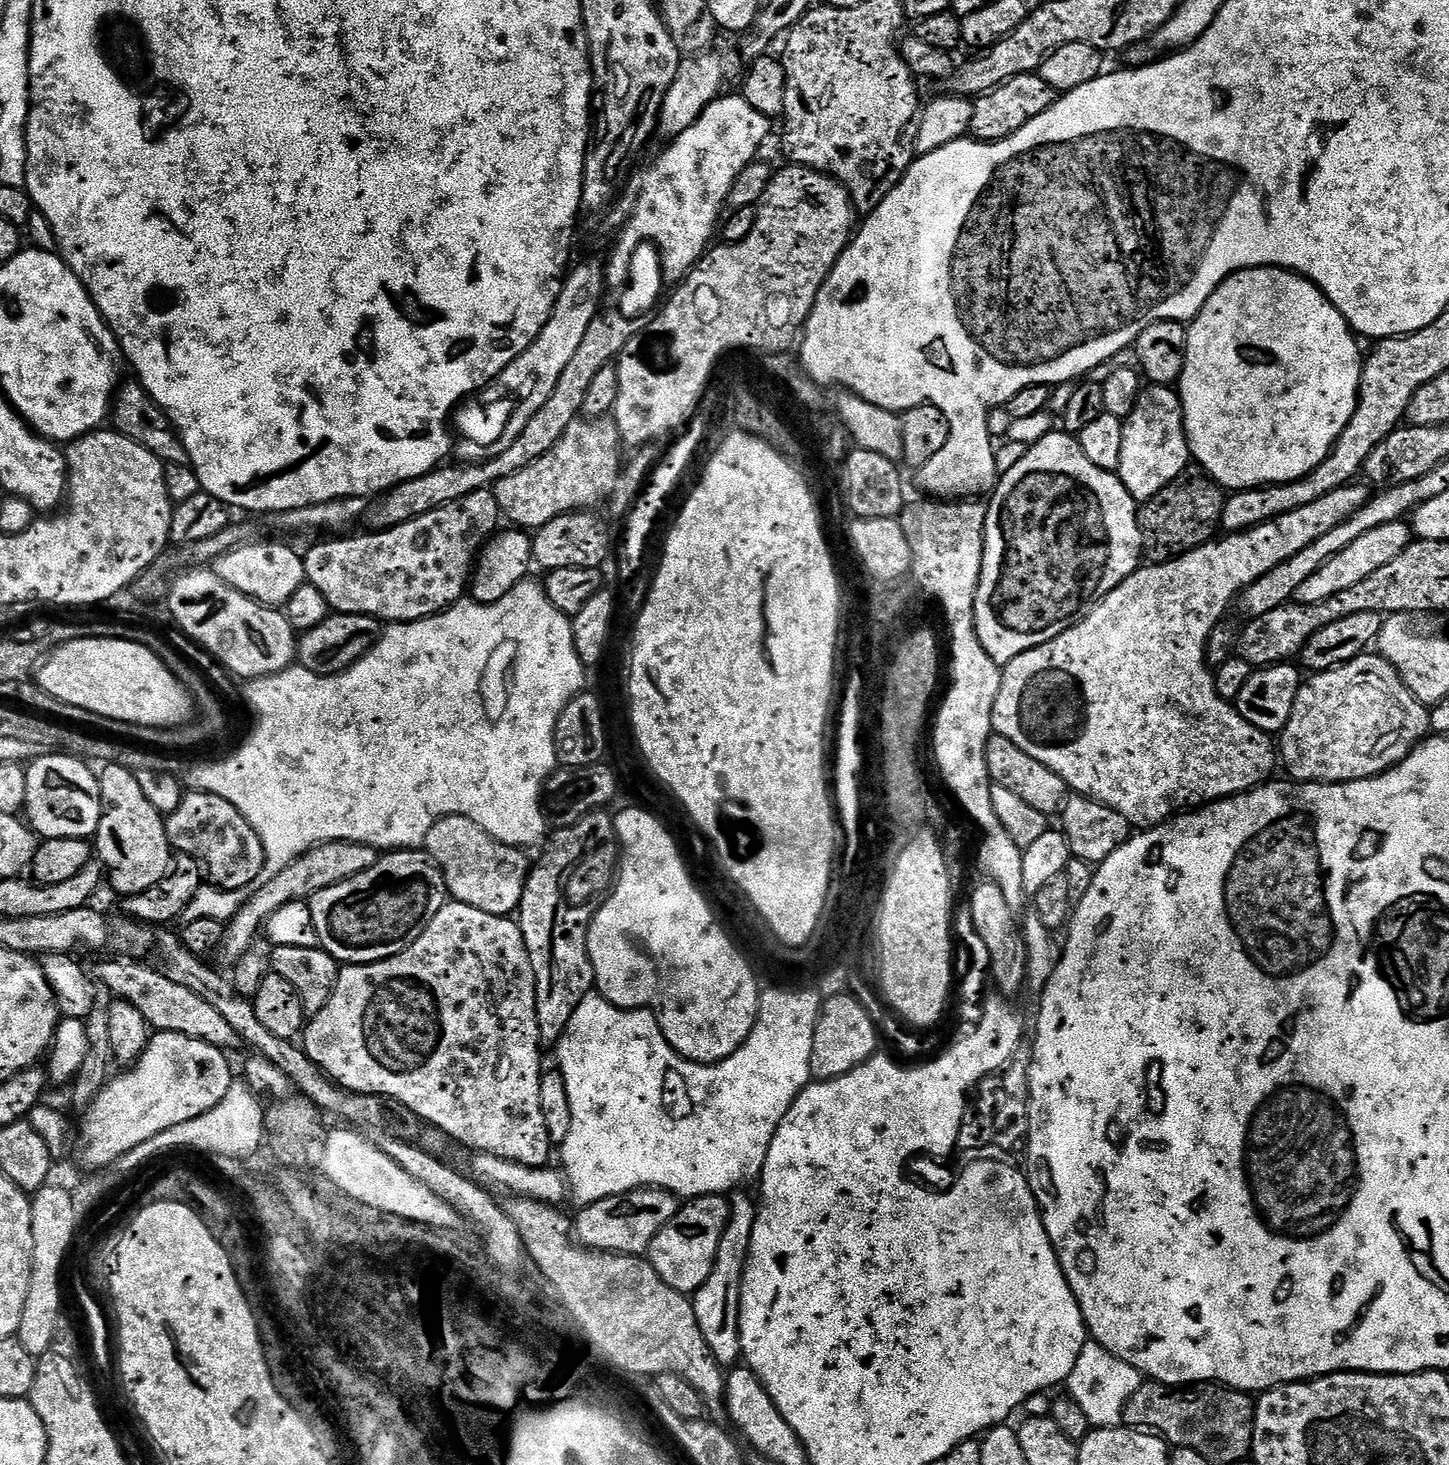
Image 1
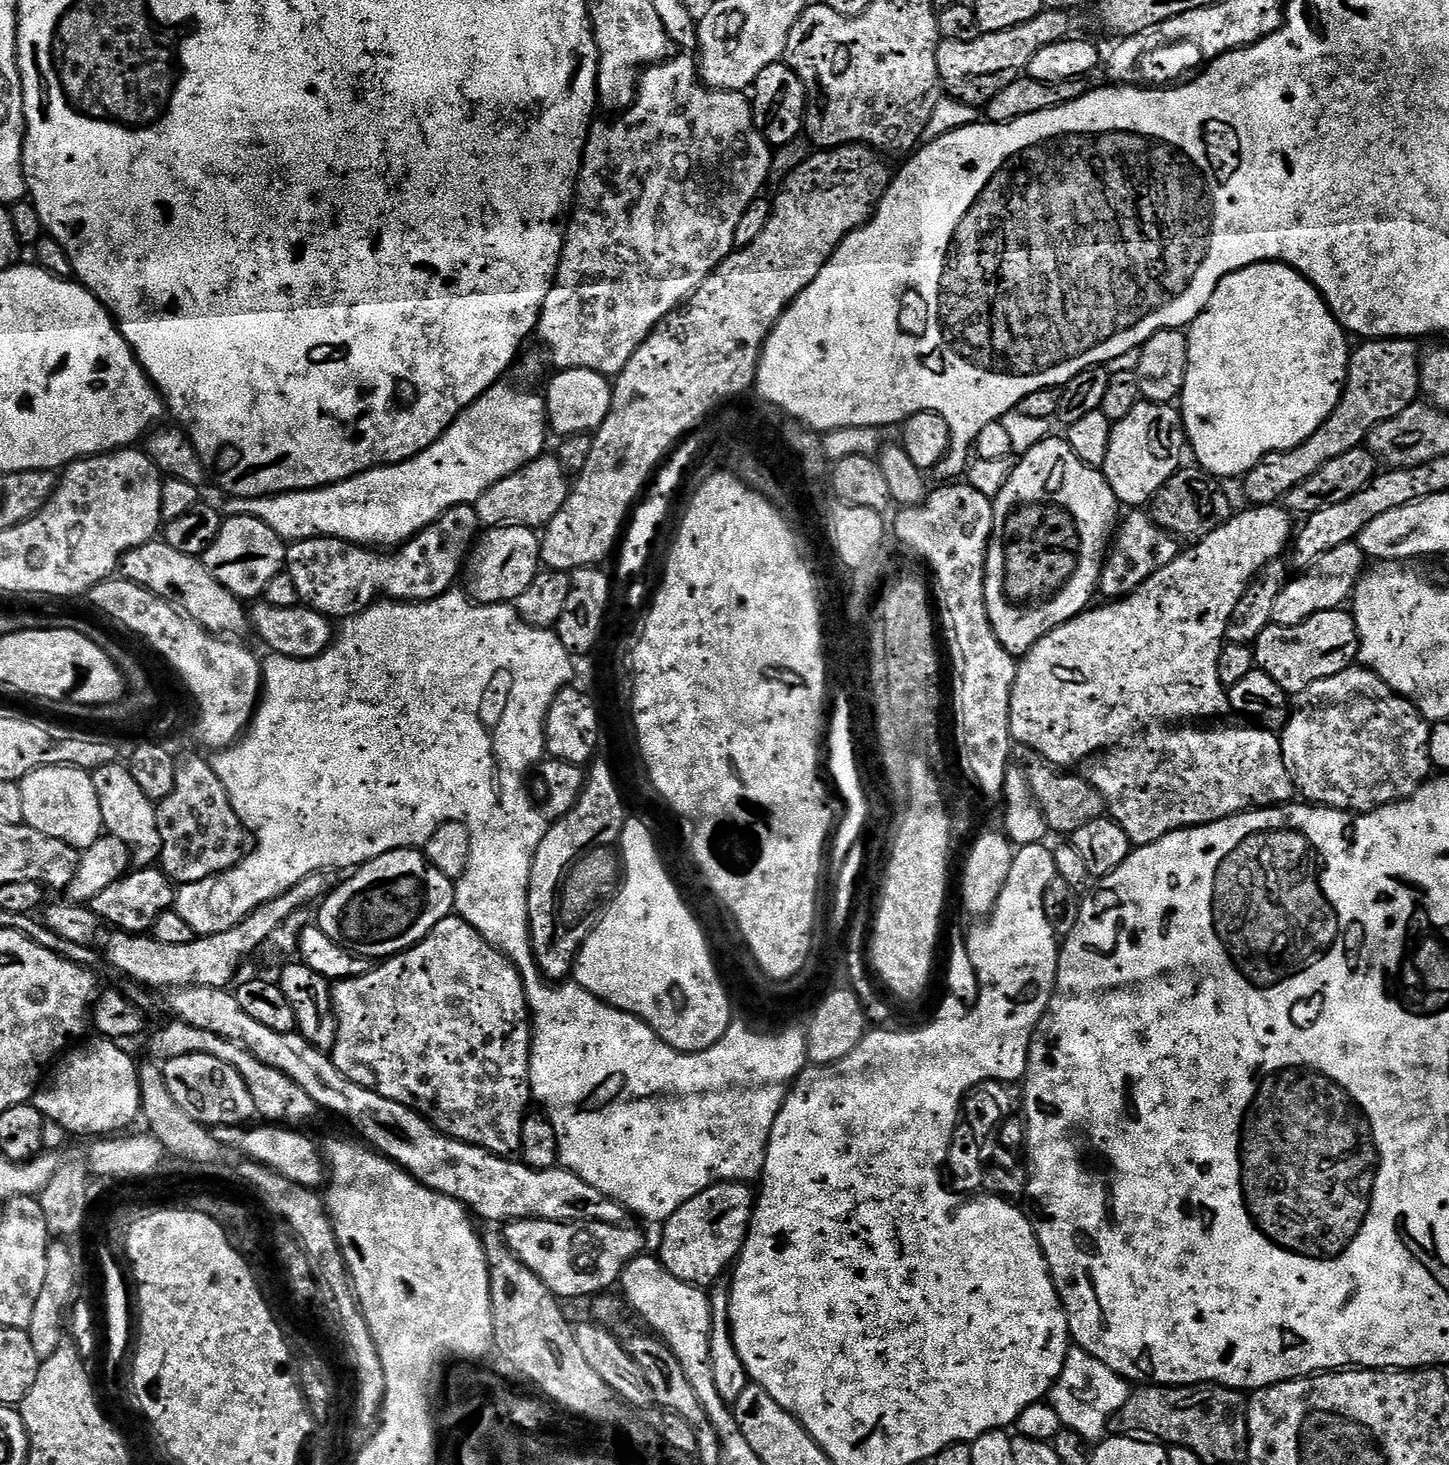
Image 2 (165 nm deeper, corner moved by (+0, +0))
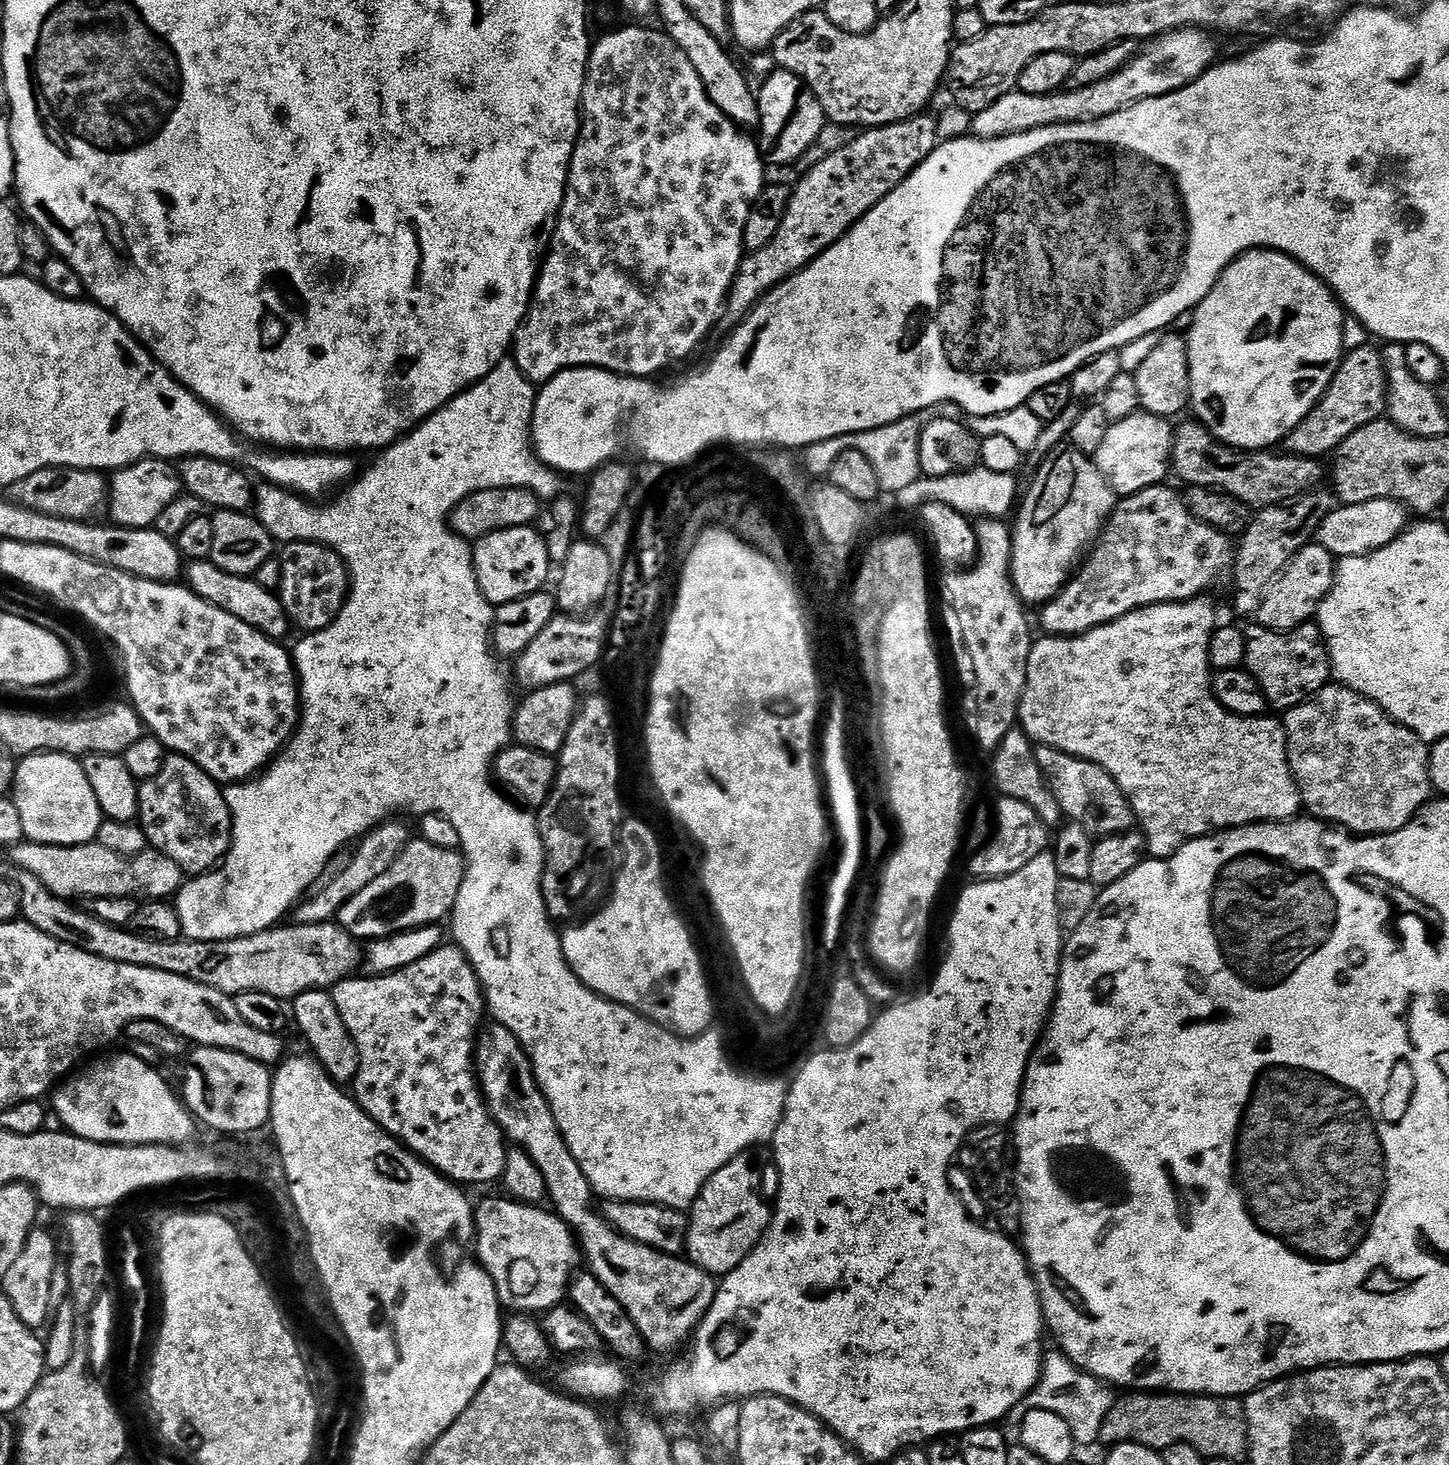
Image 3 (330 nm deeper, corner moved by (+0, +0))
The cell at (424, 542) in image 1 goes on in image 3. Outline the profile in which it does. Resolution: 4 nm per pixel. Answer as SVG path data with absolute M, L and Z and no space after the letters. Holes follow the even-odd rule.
M310 540L283 545L282 551L284 553L278 556L282 562L282 582L278 595L288 615L289 625L296 627L297 624L304 634L330 626L348 601L350 581L344 560L327 544L314 544Z

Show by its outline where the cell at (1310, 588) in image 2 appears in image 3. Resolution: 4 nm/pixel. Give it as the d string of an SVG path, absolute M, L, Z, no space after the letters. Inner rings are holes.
M1315 542L1302 546L1302 550L1290 558L1288 565L1266 590L1256 611L1255 623L1271 632L1289 632L1299 624L1309 623L1334 586L1337 563L1337 557L1332 556L1326 546Z

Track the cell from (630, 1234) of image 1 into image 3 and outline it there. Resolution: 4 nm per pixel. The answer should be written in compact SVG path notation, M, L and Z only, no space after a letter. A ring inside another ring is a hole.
M503 1199L484 1200L475 1205L475 1259L490 1274L501 1309L512 1314L549 1312L565 1303L568 1285L581 1267L582 1249L576 1233L547 1207Z

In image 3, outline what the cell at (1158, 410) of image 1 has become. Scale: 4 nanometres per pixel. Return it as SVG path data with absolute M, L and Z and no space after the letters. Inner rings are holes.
M1143 410L1109 423L1106 438L1098 446L1094 457L1096 469L1106 478L1112 491L1121 497L1132 496L1147 488L1165 483L1170 476L1172 462L1172 437L1174 428L1165 417L1155 416Z

